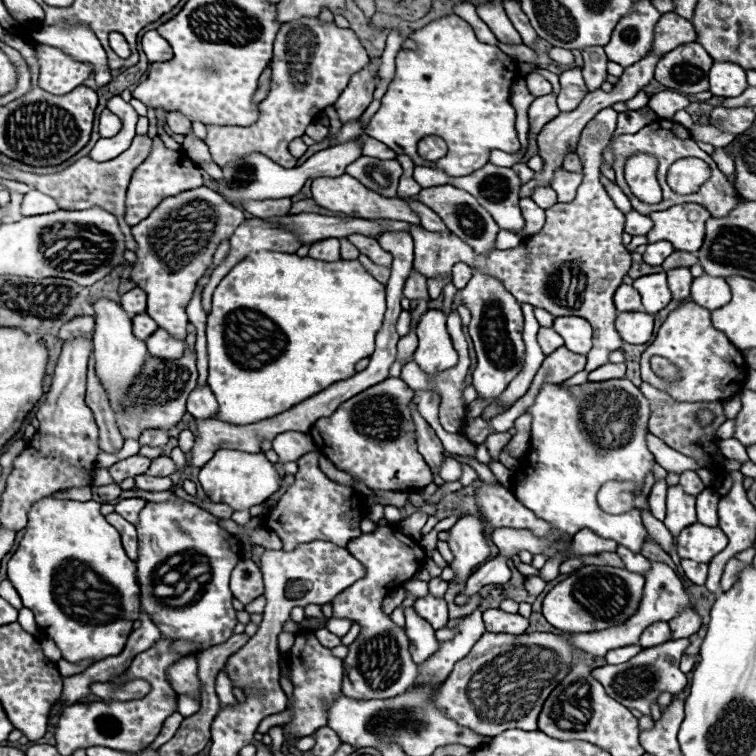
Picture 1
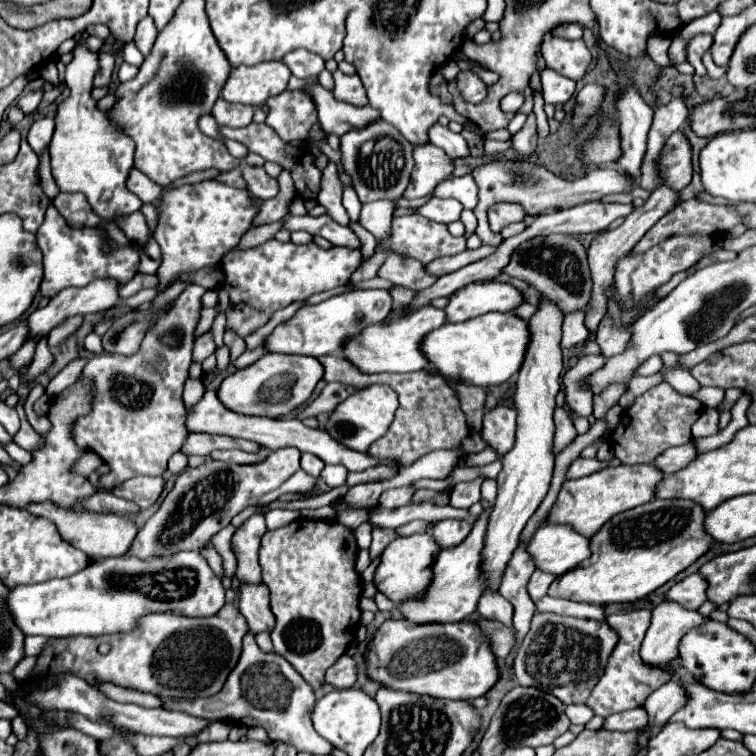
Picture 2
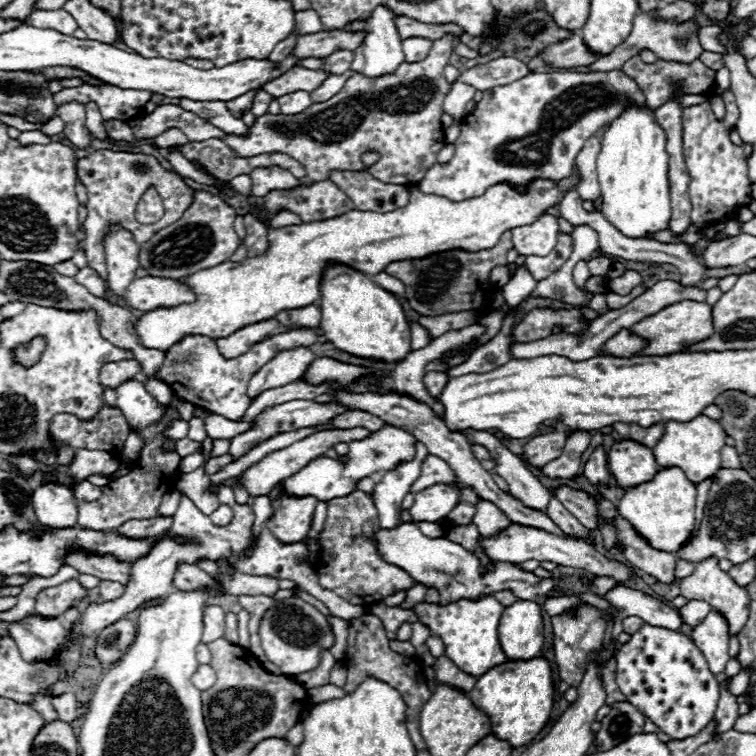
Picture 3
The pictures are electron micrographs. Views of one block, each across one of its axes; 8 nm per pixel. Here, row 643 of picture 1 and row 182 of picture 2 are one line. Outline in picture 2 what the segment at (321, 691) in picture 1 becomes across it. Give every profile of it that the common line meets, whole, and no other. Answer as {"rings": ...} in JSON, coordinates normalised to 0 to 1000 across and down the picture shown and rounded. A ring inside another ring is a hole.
{"rings":[[[333,161],[333,164],[328,164],[328,167],[323,167],[323,169],[291,169],[291,177],[294,180],[299,180],[299,183],[307,183],[307,185],[315,185],[315,188],[320,188],[331,201],[336,201],[336,204],[344,204],[349,212],[357,212],[357,214],[365,214],[365,217],[370,217],[373,222],[381,222],[384,228],[386,228],[386,235],[389,235],[389,243],[392,243],[392,251],[402,251],[402,265],[418,265],[418,257],[421,257],[421,251],[423,251],[423,233],[426,233],[426,228],[415,220],[415,209],[410,206],[410,201],[402,196],[386,196],[386,193],[381,193],[378,188],[373,188],[370,185],[370,180],[357,169],[357,167],[352,167],[352,164],[339,164],[339,161]]]}

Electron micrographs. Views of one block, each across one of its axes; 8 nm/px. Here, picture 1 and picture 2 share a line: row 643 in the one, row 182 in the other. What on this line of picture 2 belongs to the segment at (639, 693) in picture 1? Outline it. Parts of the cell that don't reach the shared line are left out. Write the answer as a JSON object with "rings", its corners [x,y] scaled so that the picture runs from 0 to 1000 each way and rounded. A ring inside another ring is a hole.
{"rings":[[[894,172],[873,201],[873,230],[878,243],[902,251],[915,238],[915,193],[902,172]]]}

